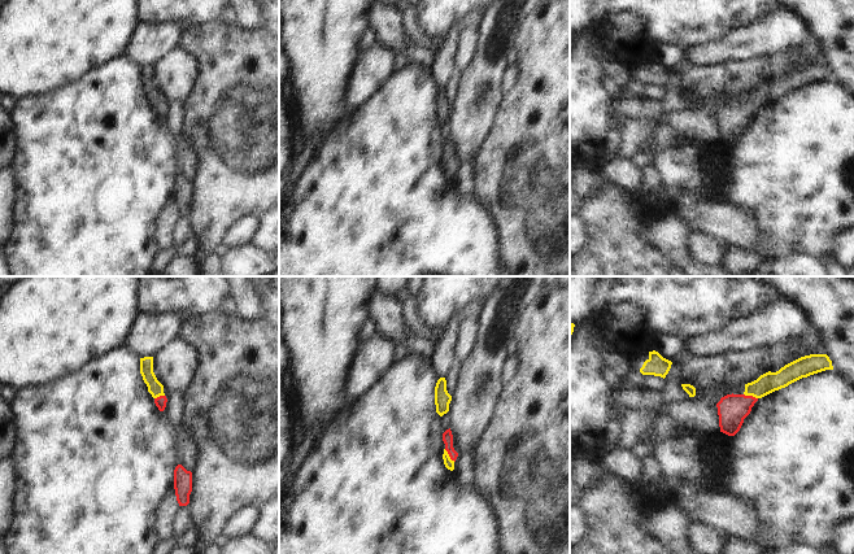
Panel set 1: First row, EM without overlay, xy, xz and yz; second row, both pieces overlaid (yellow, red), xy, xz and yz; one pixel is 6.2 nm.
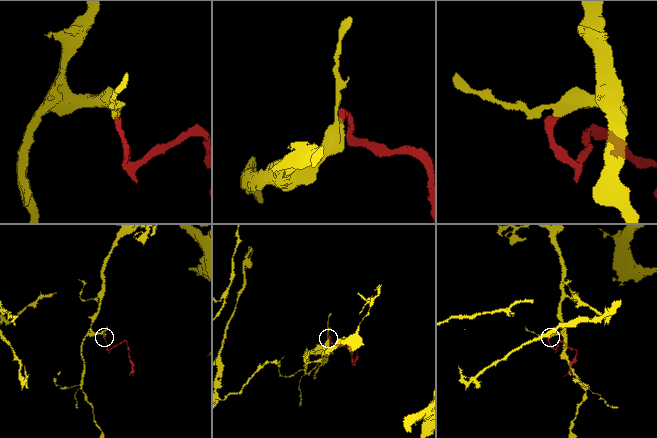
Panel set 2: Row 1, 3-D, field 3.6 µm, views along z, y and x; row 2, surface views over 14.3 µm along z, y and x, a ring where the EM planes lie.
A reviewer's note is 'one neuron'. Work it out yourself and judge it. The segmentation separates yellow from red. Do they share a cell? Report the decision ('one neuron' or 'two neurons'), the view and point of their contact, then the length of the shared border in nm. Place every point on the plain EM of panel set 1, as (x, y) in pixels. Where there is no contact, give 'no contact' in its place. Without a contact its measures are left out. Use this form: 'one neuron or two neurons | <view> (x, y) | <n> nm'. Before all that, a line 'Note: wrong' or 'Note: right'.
Note: right
one neuron | xz (448, 165) | 100 nm

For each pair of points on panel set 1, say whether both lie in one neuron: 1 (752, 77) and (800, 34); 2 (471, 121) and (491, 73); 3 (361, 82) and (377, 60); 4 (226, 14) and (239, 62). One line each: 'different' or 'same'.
1: different
2: same
3: same
4: different

